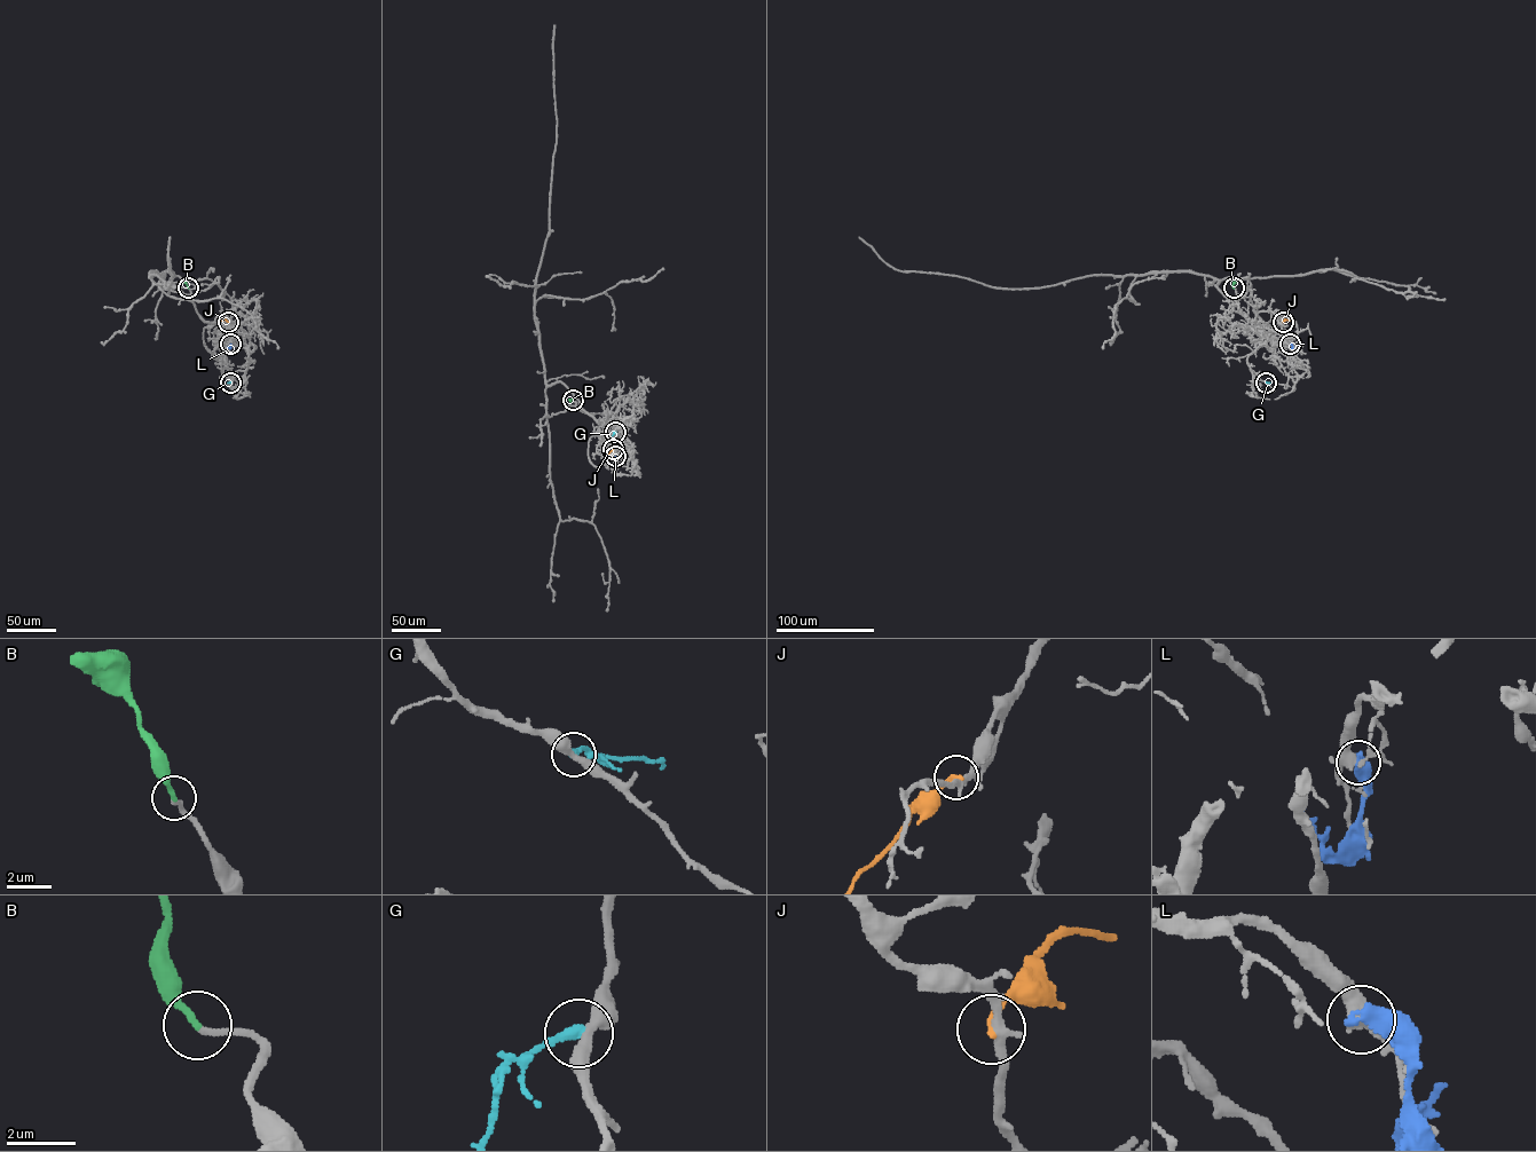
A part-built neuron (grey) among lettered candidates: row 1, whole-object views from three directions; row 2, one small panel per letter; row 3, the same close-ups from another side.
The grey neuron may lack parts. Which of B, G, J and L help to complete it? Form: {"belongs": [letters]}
{"belongs": ["B"]}

